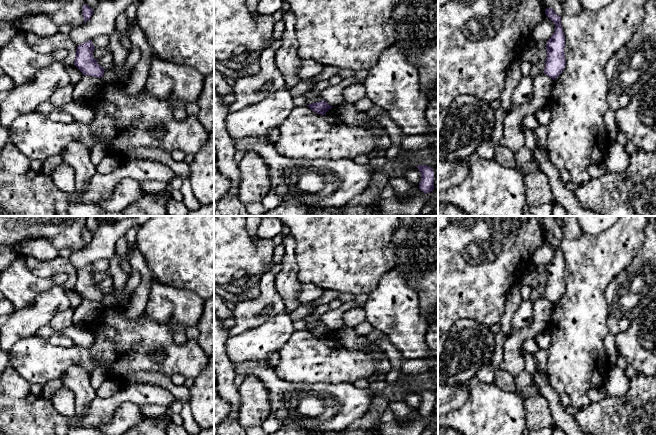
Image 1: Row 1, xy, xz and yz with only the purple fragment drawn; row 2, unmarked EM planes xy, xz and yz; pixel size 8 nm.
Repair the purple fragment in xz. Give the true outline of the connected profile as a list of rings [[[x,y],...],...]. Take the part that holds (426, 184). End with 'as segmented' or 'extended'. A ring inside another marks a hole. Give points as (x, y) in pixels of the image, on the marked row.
[[[427,165],[417,166],[421,173],[421,181],[419,182],[419,189],[424,193],[430,193],[434,190],[434,172],[433,169]]]; as segmented

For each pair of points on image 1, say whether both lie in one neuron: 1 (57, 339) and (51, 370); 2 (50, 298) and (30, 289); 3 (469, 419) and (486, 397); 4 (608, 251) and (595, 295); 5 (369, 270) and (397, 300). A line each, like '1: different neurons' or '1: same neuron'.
1: different neurons
2: different neurons
3: same neuron
4: same neuron
5: different neurons

